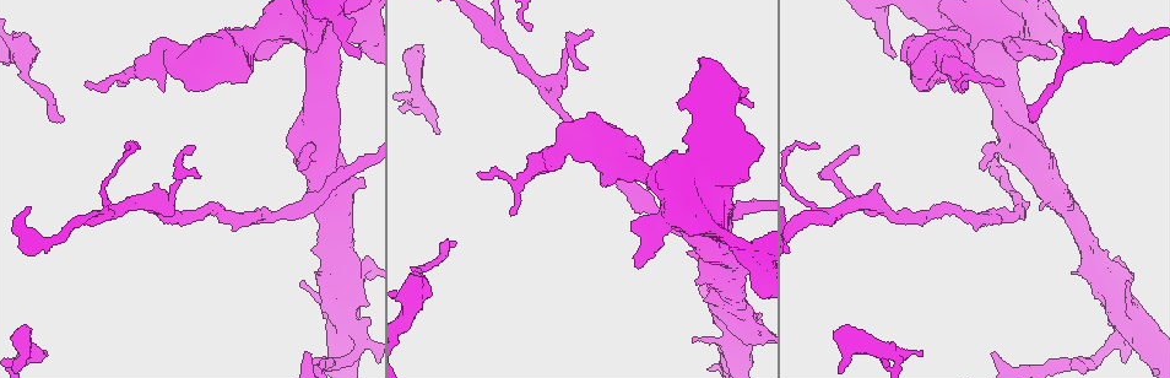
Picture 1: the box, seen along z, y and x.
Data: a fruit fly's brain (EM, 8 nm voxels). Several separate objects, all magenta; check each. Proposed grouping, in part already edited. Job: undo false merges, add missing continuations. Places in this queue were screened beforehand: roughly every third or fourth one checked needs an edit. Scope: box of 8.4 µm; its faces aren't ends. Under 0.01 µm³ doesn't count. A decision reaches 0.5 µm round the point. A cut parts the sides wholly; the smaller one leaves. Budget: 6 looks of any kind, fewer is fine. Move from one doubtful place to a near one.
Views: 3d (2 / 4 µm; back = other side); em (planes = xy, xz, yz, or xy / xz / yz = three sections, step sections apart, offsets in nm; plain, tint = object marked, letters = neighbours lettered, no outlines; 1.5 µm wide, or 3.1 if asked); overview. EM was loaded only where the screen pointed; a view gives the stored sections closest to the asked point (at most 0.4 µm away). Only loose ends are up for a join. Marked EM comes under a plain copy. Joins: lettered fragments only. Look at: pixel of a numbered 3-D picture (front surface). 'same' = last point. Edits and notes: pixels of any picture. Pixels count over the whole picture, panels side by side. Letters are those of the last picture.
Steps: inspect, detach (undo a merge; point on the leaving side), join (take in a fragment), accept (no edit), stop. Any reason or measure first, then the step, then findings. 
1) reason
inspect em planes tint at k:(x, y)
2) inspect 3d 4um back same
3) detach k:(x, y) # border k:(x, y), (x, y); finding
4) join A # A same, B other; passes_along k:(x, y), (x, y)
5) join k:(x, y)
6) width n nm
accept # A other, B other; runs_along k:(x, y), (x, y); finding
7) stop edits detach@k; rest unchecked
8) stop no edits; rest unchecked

sudden change in width
inspect 3d 4um at 1:(1071, 56)

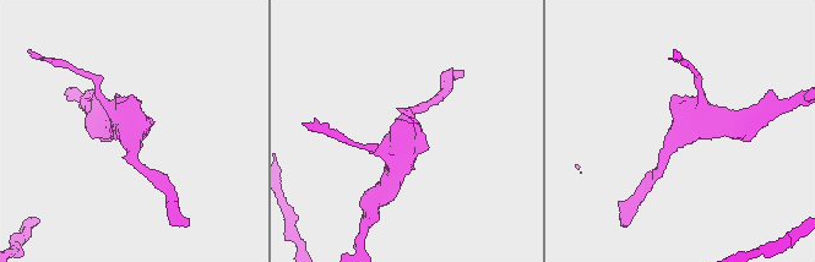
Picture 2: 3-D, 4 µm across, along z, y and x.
inspect em yz step 4 tint at 2:(679, 132)

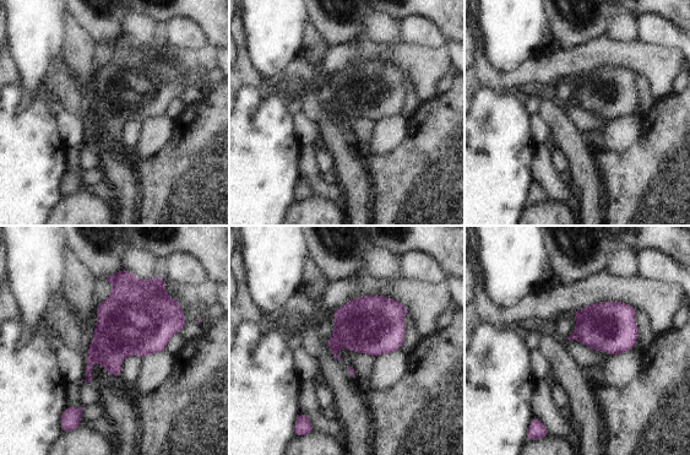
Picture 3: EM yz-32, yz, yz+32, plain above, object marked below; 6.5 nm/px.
inspect em planes letters same

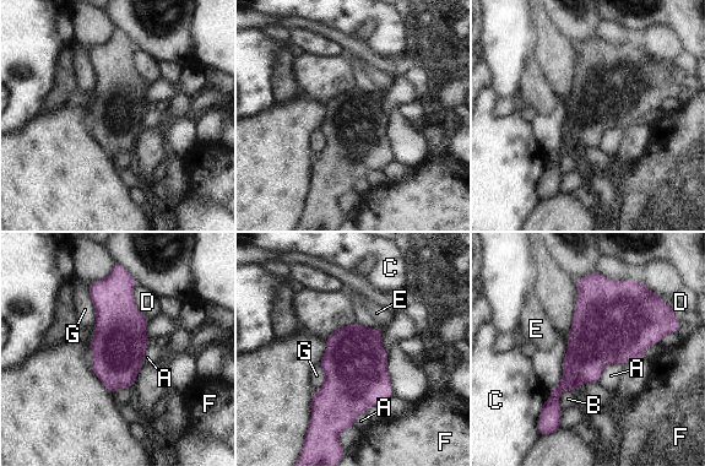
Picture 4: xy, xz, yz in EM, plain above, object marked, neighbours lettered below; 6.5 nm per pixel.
accept # A other, B other, C other, D other, E other, F other, G other; border 4:(622, 363), (608, 363), (598, 381); all the same cell

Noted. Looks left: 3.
an open end
inspect 3d 4um at 1:(512, 214)

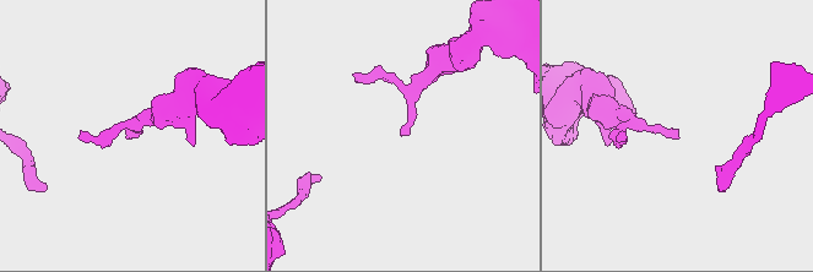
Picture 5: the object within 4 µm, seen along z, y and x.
inspect em planes letters at 5:(126, 138)

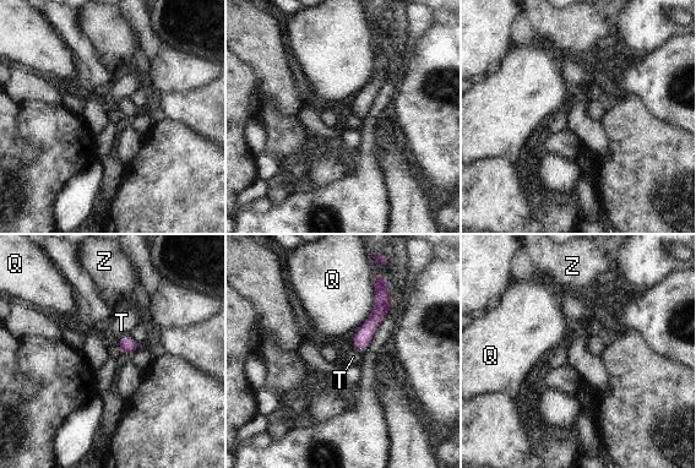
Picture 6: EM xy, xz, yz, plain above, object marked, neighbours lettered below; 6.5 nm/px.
accept # Q other, T other, Z other; runs_along 6:(375, 281), (380, 310), (359, 346); no lettered fragment goes on from it

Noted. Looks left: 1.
inspect em planes letters at 1:(729, 92)

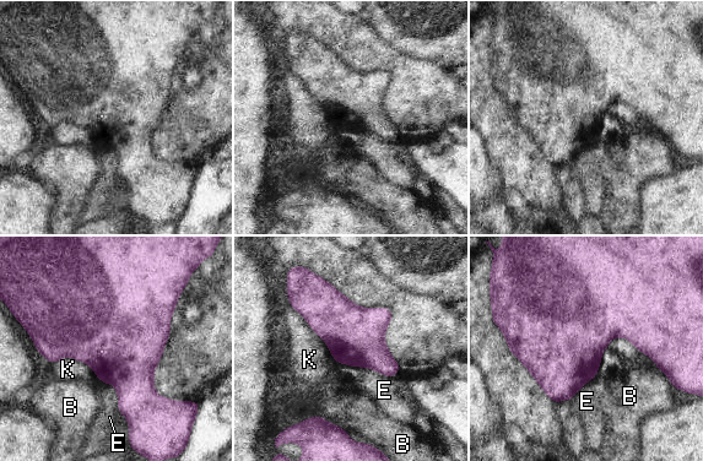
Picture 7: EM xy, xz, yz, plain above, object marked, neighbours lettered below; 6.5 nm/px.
width 300 nm
accept # B other, E other, K other; border 7:(101, 381), (115, 389), (123, 415); continuous, no second cell

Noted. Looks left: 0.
stop no edits; rest unchecked

